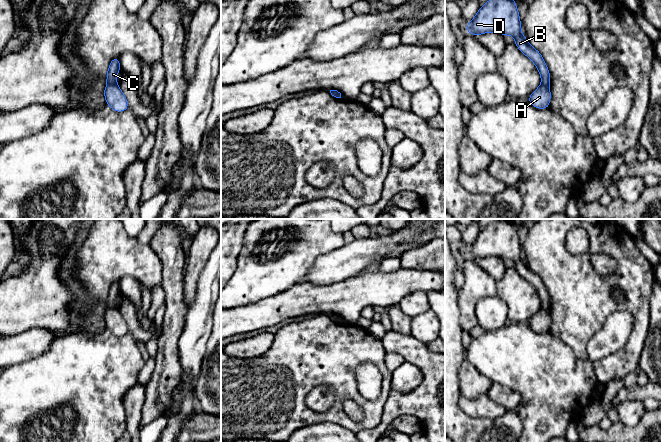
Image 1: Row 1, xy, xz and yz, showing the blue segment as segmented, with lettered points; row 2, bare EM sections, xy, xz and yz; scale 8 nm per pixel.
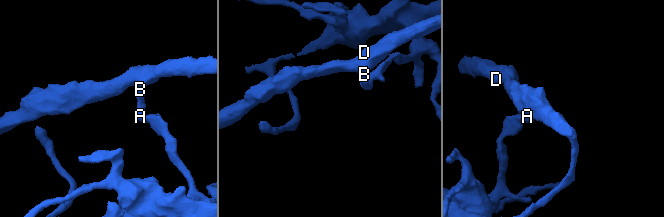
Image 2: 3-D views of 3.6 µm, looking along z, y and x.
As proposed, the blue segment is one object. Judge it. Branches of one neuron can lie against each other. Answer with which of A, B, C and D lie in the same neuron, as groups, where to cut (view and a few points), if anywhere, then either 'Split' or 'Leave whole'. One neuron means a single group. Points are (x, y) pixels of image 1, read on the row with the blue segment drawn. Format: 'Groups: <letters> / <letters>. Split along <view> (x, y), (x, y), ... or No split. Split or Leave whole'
Groups: A / B C D. Split along xy (107, 83), (115, 85). Split

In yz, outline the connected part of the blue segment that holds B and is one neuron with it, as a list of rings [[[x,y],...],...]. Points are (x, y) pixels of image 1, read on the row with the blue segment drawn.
[[[488,0],[466,28],[468,33],[475,36],[489,32],[513,36],[518,49],[536,65],[542,85],[549,85],[548,67],[539,51],[527,42],[521,32],[519,12],[514,0]]]

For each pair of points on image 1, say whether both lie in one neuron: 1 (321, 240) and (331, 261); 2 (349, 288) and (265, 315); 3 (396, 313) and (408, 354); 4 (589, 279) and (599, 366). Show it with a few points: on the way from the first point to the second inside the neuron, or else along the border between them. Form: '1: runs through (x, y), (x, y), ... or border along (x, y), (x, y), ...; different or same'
1: border along (344, 244), (320, 255), (310, 268); different
2: runs through (328, 299), (298, 300), (286, 304); same
3: border along (392, 329), (410, 334); different
4: runs through (616, 306), (638, 315), (628, 351); same

